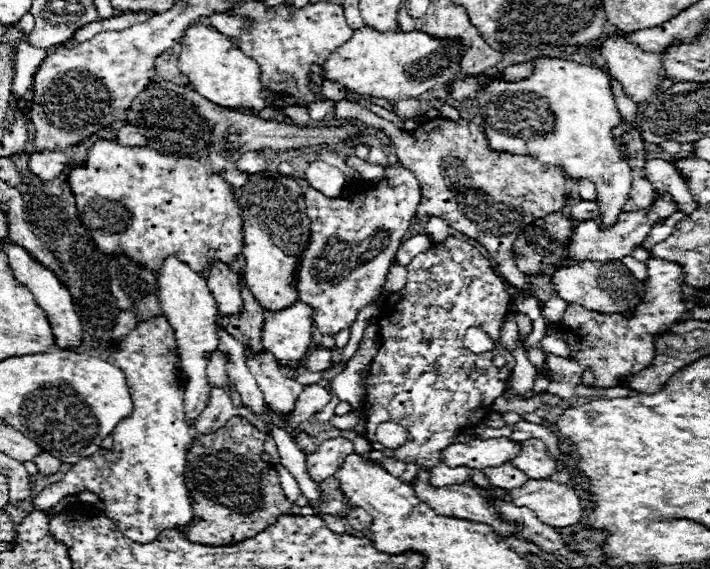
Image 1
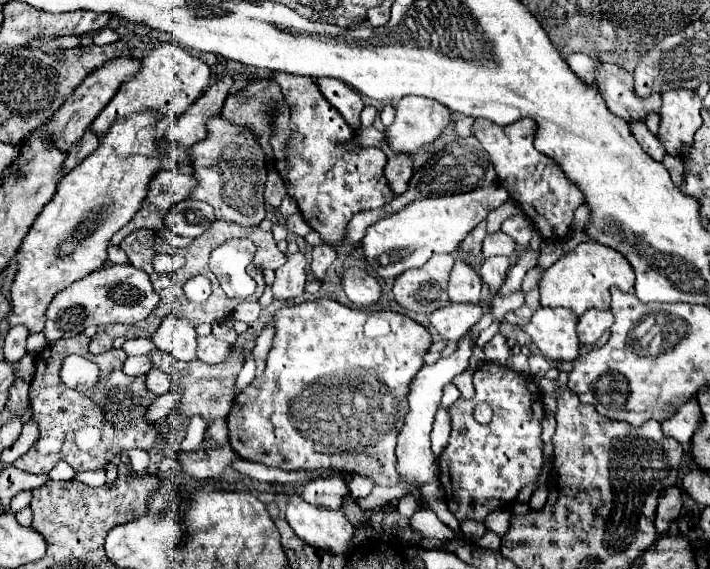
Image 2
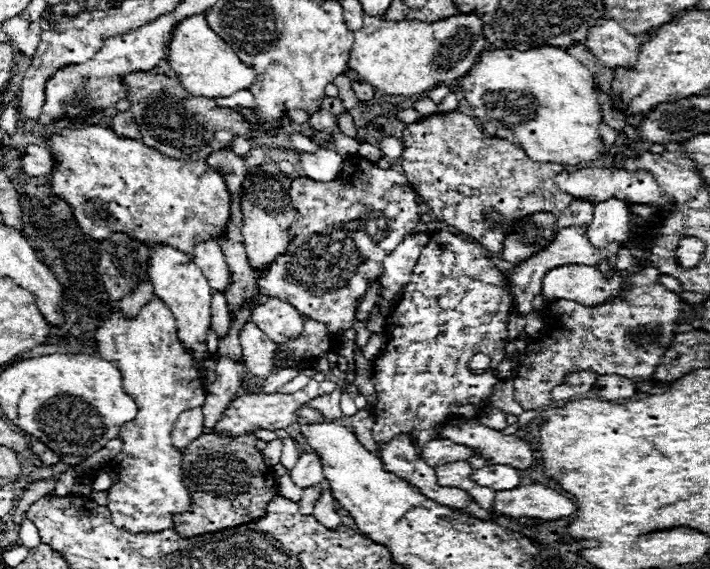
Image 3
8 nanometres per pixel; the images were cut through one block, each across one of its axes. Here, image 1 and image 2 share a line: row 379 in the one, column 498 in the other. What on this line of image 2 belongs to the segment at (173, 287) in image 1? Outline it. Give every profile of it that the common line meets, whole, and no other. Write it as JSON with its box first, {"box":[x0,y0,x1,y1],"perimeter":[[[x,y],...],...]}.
{"box":[362,184,508,278],"perimeter":[[[494,184],[464,194],[416,200],[366,230],[366,236],[362,238],[366,260],[382,278],[396,278],[408,268],[422,266],[434,254],[452,254],[458,250],[460,242],[482,220],[486,220],[488,212],[504,204],[508,198],[508,190],[504,190],[504,186],[500,184]]]}

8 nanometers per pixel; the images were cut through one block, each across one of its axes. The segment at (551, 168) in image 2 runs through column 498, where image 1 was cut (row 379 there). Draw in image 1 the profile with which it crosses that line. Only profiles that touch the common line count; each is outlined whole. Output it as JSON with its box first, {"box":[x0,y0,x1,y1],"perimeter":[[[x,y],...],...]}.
{"box":[30,316,194,542],"perimeter":[[[152,316],[140,322],[128,336],[110,350],[110,364],[118,364],[126,376],[126,386],[134,402],[134,414],[124,418],[112,432],[114,448],[110,454],[94,454],[76,462],[60,482],[46,486],[38,496],[32,498],[30,510],[50,510],[64,496],[76,492],[96,492],[104,500],[106,516],[116,524],[116,528],[134,542],[152,542],[162,530],[186,526],[192,520],[192,506],[188,488],[184,484],[186,468],[186,446],[192,442],[194,430],[186,424],[184,416],[184,386],[180,380],[180,356],[176,352],[174,332],[166,316]]]}

